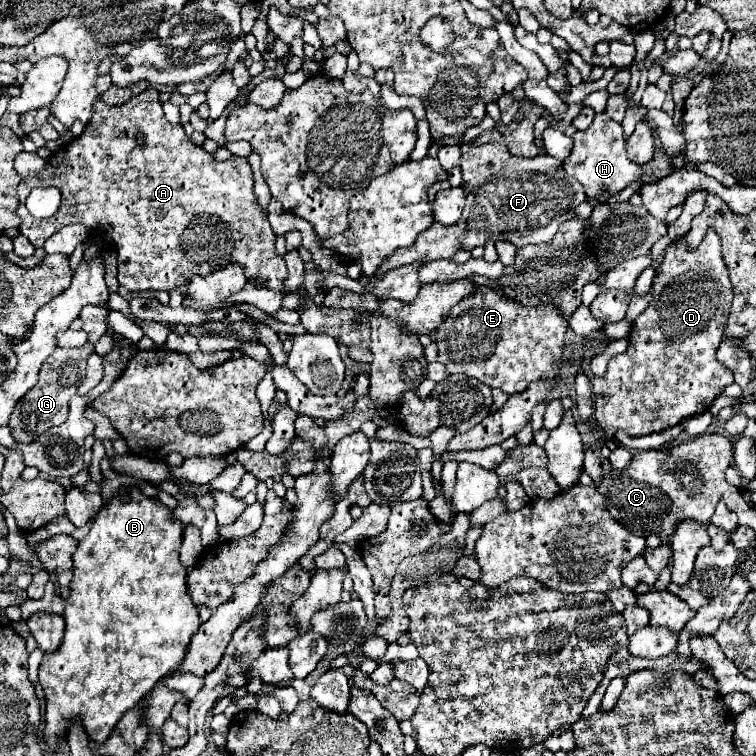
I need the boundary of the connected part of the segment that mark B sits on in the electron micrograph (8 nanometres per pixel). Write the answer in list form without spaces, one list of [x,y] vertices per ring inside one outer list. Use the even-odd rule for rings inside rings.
[[[129,486],[129,494],[131,502],[123,504],[117,496],[99,510],[93,528],[73,554],[71,594],[65,600],[63,612],[65,636],[55,652],[43,656],[39,666],[39,684],[47,700],[43,740],[49,750],[57,750],[69,728],[77,722],[91,742],[103,744],[117,720],[181,664],[185,644],[189,644],[201,624],[185,588],[187,568],[179,562],[183,526],[169,516],[167,506],[143,496],[135,486]]]

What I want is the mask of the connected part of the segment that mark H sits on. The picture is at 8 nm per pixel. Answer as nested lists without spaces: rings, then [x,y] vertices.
[[[605,112],[597,114],[591,128],[573,134],[571,156],[563,162],[563,172],[567,178],[575,178],[583,184],[585,194],[597,202],[607,202],[611,196],[619,194],[631,182],[641,180],[641,166],[633,164],[625,156],[625,136],[619,122],[613,122]]]

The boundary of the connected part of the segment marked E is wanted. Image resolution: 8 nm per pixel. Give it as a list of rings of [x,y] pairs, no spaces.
[[[477,286],[475,292],[463,298],[461,304],[455,304],[449,316],[437,326],[437,362],[441,362],[449,374],[465,374],[477,378],[489,388],[499,388],[511,396],[523,392],[529,382],[539,380],[541,376],[553,376],[553,372],[557,372],[567,328],[569,324],[565,322],[565,316],[553,304],[527,308],[521,302],[493,290],[491,286]]]

